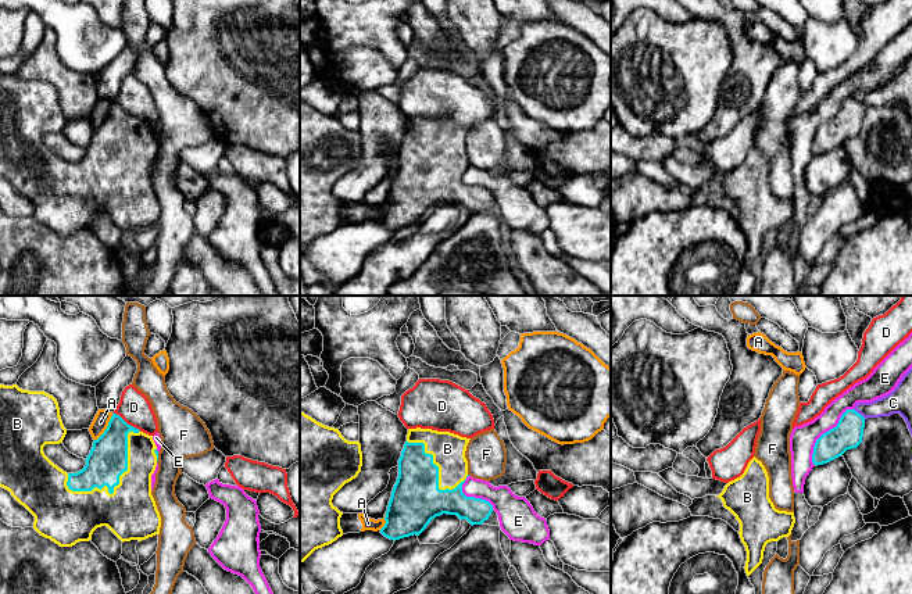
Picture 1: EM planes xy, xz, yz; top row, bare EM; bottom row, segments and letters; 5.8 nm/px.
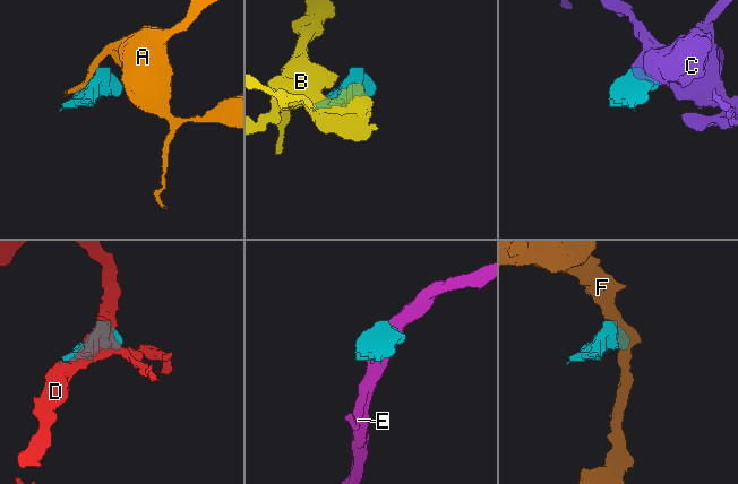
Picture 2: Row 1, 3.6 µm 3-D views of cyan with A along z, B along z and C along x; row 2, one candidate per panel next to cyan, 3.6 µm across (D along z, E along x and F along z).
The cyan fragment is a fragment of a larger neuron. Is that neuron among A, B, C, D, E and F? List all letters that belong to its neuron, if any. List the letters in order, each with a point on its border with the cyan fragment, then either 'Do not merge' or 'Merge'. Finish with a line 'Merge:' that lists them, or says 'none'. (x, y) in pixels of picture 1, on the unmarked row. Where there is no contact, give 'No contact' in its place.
A: Touches cyan at xy (107, 117). Do not merge
B: Touches cyan at xy (118, 171). Merge
C: Touches cyan at yz (859, 103). Do not merge
D: Touches cyan at xy (127, 113). Do not merge
E: Touches cyan at yz (823, 122). Do not merge
F: Touches cyan at xy (157, 146). Do not merge
Merge: B

